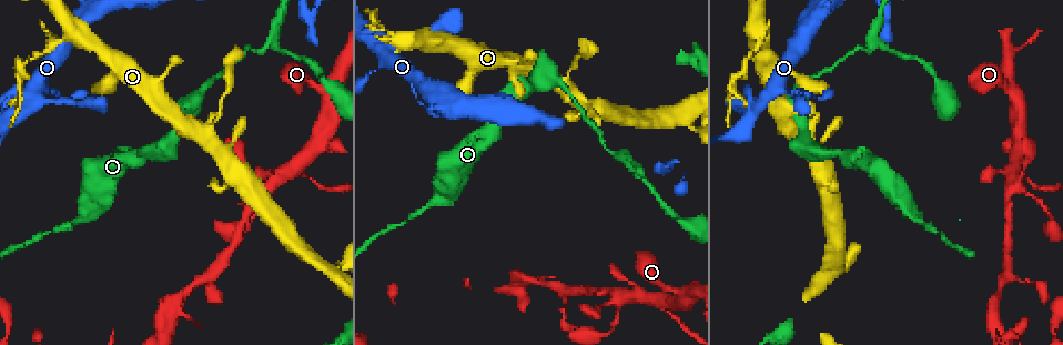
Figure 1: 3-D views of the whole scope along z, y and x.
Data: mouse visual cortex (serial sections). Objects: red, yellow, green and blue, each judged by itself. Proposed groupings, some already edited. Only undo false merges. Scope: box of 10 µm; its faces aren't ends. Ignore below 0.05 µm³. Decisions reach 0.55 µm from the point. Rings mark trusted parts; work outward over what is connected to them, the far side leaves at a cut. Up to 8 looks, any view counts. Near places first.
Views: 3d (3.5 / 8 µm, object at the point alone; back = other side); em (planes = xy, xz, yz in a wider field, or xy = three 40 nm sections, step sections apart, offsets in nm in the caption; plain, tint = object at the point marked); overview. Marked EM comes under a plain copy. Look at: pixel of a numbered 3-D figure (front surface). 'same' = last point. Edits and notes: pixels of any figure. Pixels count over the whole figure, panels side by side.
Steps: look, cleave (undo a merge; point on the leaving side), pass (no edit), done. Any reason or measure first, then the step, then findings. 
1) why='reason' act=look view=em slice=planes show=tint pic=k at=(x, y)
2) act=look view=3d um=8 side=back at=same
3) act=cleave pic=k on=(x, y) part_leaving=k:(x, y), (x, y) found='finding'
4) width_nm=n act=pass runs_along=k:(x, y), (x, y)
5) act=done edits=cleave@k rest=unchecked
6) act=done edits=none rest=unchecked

why='two arms in line, one across' act=look view=3d um=3.5 pic=1 at=(624, 157)

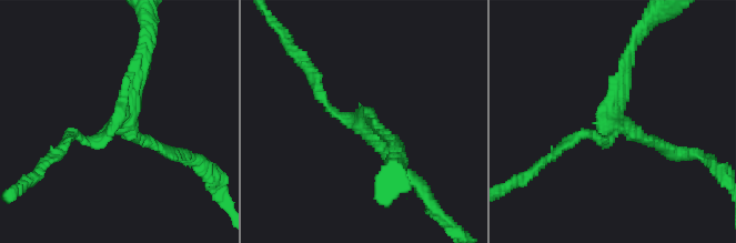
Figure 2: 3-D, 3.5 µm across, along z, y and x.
arms=3 arm_widths_nm=150,150,200 why='need the tissue' act=look view=em slice=xy step=2 show=tint pic=2 at=(617, 126)

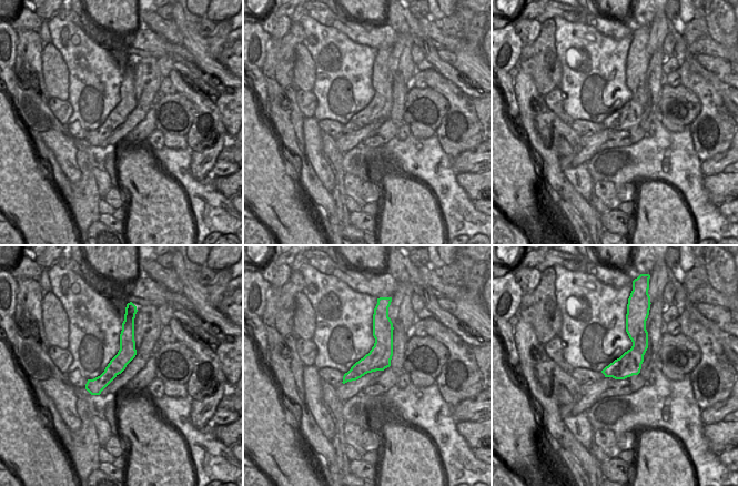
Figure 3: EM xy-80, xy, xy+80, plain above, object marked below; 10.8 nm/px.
width_nm=260 act=pass runs_along=2:(312, 81), (326, 104), (377, 141), (411, 178) found='continuous, no second cell'

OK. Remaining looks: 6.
why='three-way junction' act=look view=3d um=8 pic=1 at=(808, 23)

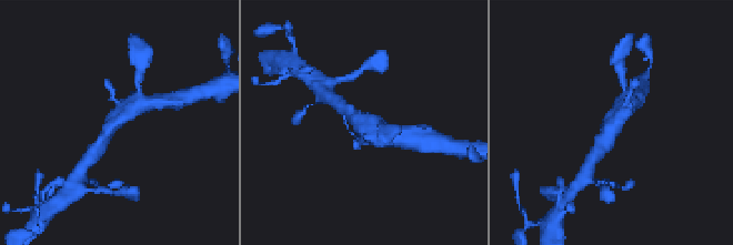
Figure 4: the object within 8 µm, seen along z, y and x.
act=look view=em slice=xy step=1 show=tint at=same

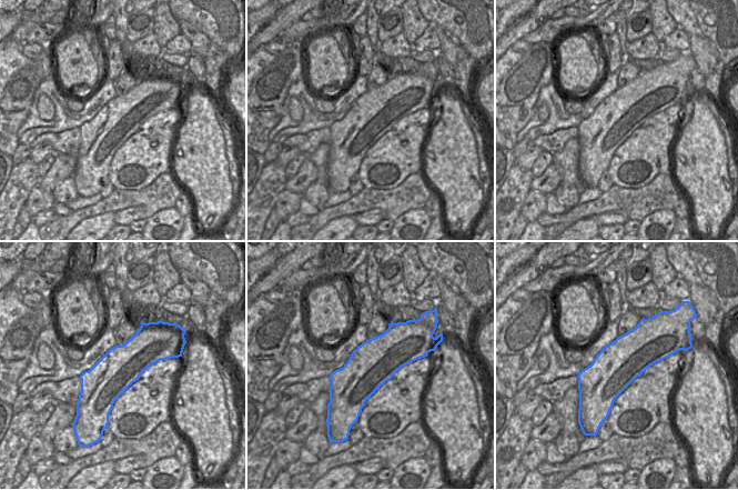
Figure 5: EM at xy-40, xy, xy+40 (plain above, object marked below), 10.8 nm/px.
width_nm=480 act=pass runs_along=4:(98, 150), (108, 130), (141, 104) found='all the same cell'

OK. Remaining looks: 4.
act=look view=3d um=3.5 pic=1 at=(761, 96)

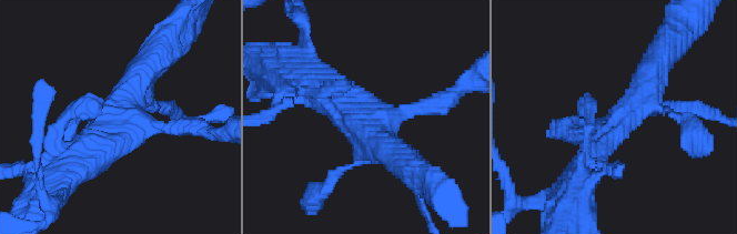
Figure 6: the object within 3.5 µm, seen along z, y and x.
arms=4 arm_widths_nm=100,250,400,450 why='now the EM' act=look view=em slice=xy step=2 show=tint pic=6 at=(614, 118)

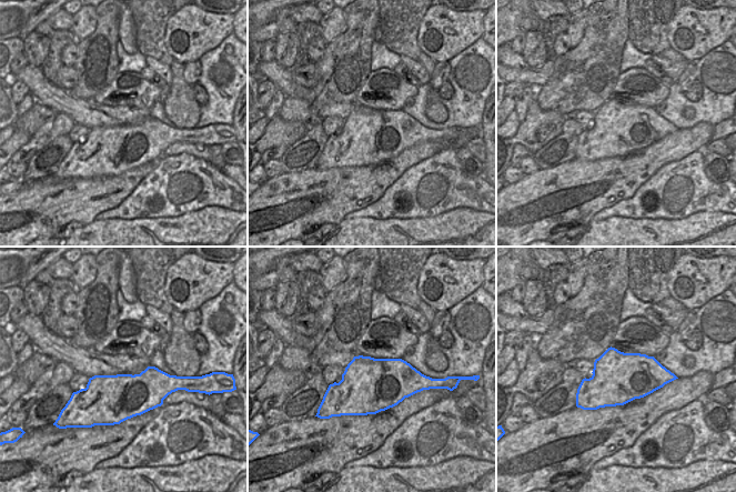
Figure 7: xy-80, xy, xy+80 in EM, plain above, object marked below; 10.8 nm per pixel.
act=pass runs_along=6:(658, 60), (642, 101), (596, 129) found='continuous, no second cell'

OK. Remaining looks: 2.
act=done edits=none rest=unchecked

